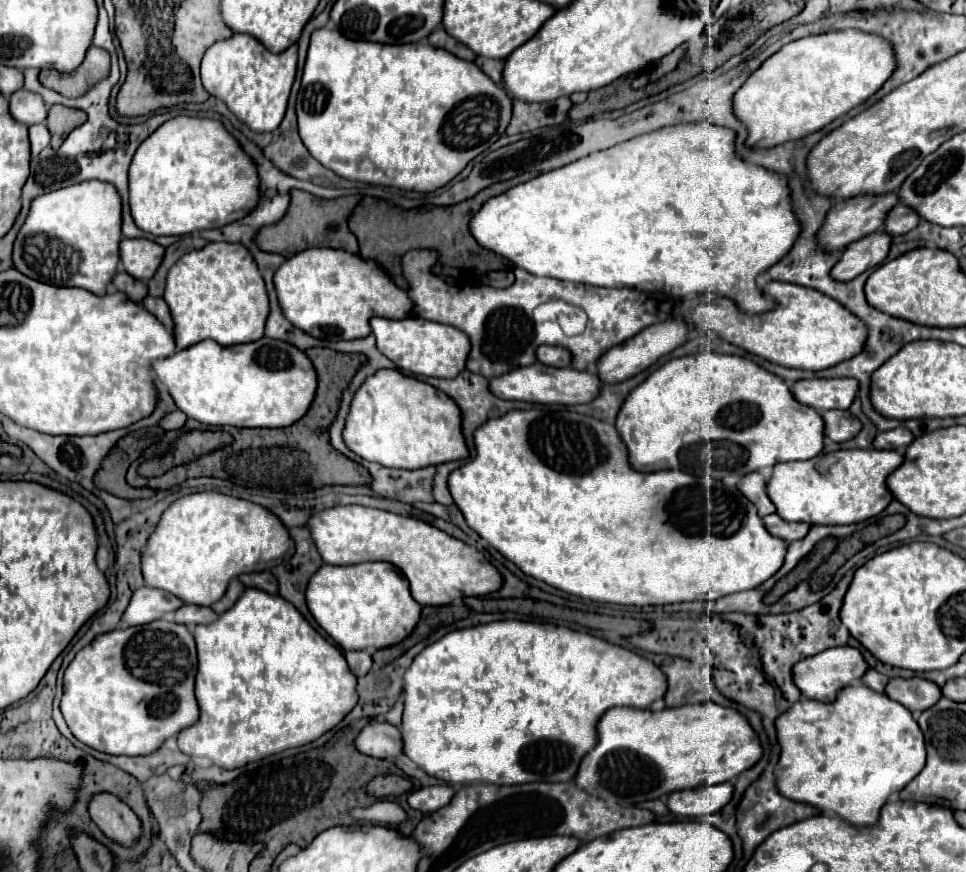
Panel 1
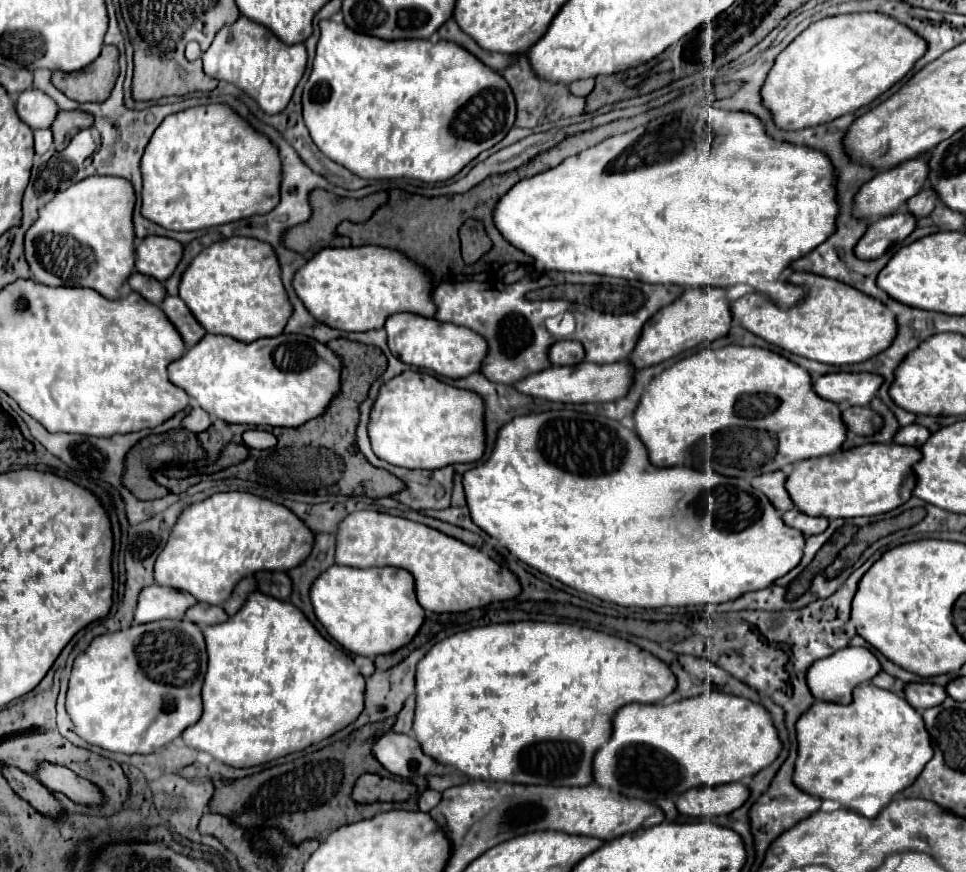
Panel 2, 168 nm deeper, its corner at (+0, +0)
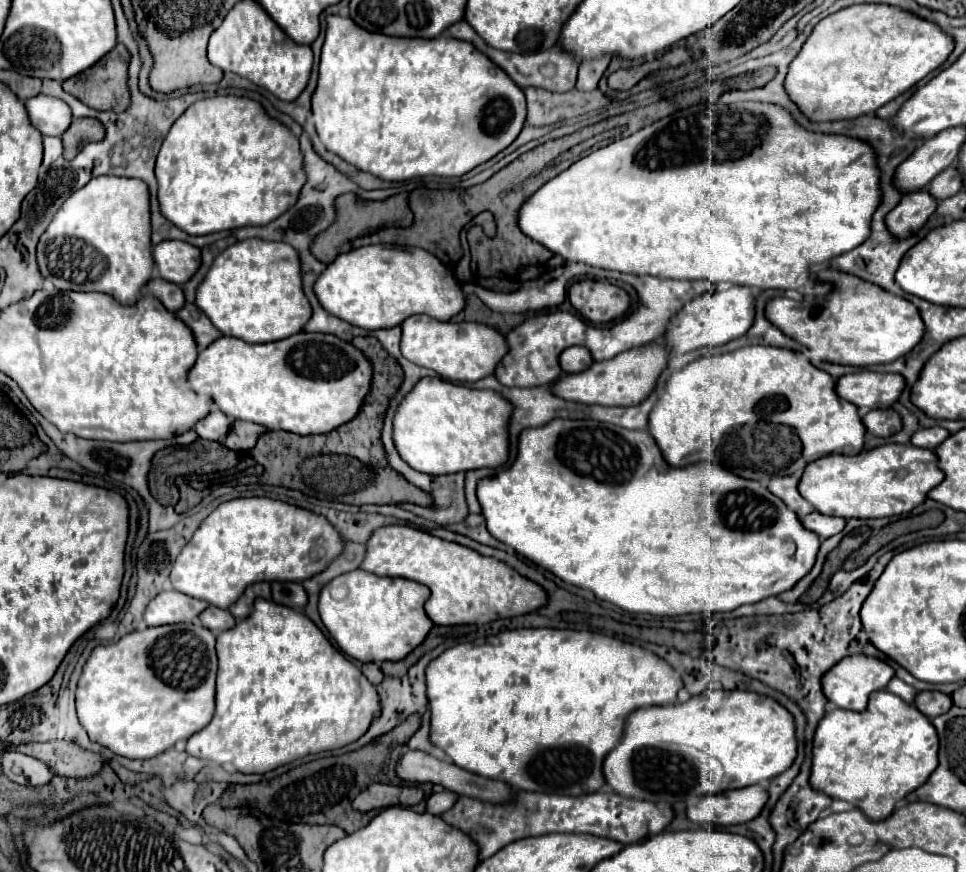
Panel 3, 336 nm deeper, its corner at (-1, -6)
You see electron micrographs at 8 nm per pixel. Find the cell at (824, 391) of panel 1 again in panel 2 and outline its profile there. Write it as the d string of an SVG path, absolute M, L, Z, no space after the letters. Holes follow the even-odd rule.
M831 373L813 381L813 391L837 405L867 405L883 379L875 373Z

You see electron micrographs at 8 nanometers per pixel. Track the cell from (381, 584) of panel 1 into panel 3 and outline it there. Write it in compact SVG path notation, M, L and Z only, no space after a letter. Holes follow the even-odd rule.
M356 569L346 575L340 575L338 579L332 579L322 591L320 591L320 601L318 601L318 611L320 617L338 643L338 647L350 655L356 661L362 663L382 663L382 661L400 661L404 659L412 649L416 649L432 629L432 621L424 611L424 603L430 597L430 589L424 585L402 579L402 577L380 577L372 575L368 571Z

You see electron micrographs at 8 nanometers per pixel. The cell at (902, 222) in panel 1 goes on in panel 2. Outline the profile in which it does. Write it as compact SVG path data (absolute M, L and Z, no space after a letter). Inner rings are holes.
M923 187L917 195L913 195L913 197L907 201L905 209L907 209L911 215L915 215L917 219L921 219L921 217L927 217L927 215L933 211L935 203L937 203L935 193L933 193L931 189Z

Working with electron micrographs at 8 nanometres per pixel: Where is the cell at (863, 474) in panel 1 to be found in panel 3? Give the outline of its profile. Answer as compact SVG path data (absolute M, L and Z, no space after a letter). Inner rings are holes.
M890 443L858 455L830 455L810 463L804 469L798 491L816 511L844 519L892 517L908 513L924 503L928 491L944 479L938 467L938 455L932 449L914 447L910 443Z

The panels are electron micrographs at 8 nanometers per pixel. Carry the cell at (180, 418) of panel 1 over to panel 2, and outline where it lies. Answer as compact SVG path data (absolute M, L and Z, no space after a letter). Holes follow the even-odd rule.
M193 407L191 413L181 421L181 425L183 425L187 431L201 433L201 431L205 431L205 429L211 425L211 417L209 417L201 407Z

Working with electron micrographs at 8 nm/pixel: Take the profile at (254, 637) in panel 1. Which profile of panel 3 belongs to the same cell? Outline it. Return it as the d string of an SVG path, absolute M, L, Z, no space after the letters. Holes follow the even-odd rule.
M256 599L250 617L218 635L216 651L216 713L206 729L188 739L186 751L192 757L218 765L232 763L240 773L268 773L300 757L340 749L358 741L380 711L376 687L362 671L334 649L326 635L304 613L274 601Z

